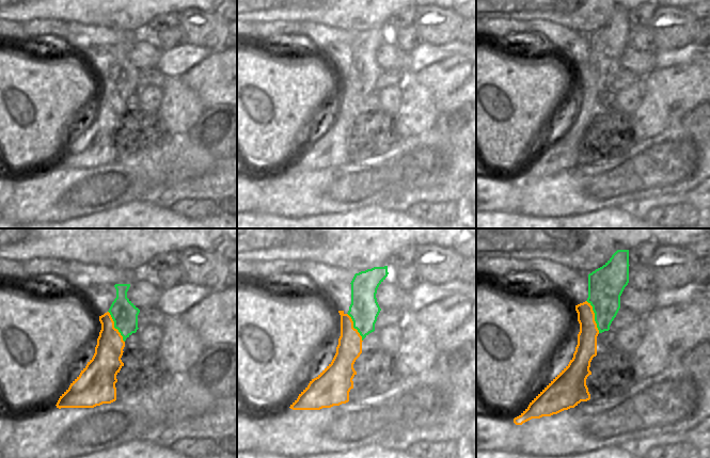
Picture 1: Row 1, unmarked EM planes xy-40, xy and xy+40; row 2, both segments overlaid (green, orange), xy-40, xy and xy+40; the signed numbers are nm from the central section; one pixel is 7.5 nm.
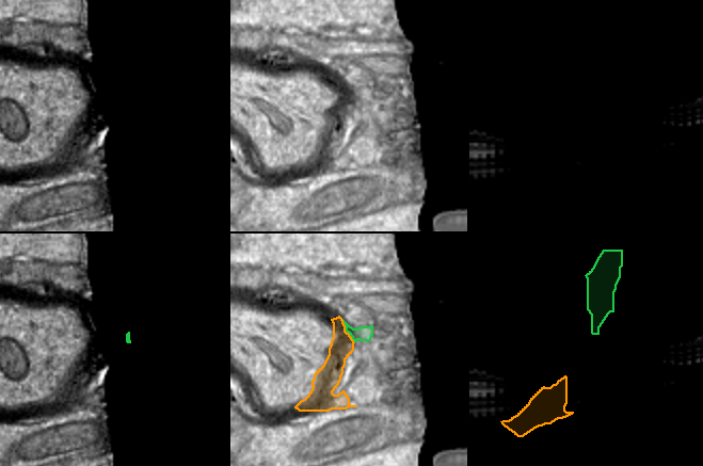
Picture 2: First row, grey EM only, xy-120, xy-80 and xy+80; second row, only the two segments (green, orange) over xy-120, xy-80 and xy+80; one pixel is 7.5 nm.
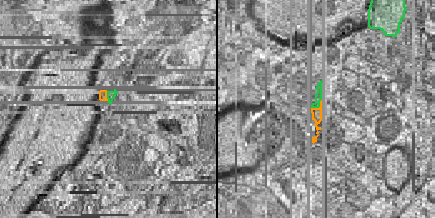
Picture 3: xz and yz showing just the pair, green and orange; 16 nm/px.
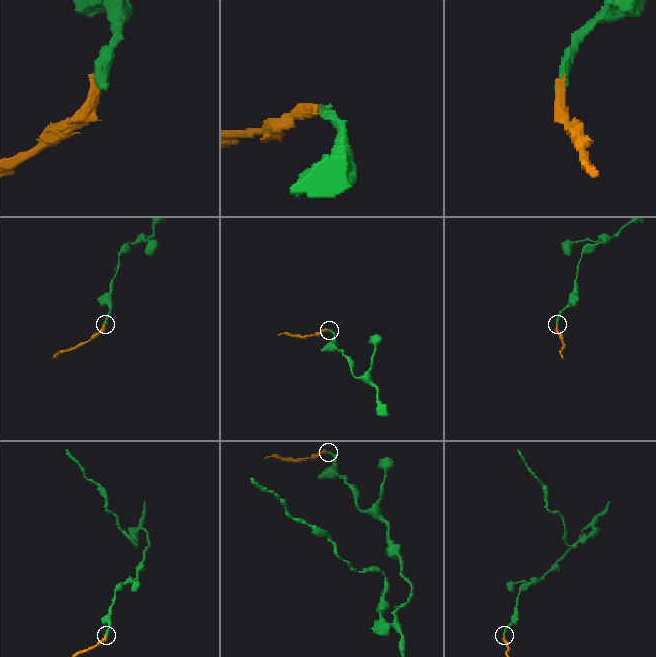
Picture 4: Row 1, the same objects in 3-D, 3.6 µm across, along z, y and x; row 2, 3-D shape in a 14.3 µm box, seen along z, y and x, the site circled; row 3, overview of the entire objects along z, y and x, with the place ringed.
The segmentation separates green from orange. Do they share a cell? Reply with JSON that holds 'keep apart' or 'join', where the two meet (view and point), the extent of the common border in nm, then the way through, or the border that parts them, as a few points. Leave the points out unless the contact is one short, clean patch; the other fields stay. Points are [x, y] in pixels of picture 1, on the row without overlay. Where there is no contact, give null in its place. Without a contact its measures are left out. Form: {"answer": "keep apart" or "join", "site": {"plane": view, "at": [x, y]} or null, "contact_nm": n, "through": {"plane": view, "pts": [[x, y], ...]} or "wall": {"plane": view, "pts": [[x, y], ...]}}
{"answer": "keep apart", "site": {"plane": "xy+40", "at": [595, 77]}, "contact_nm": 260, "wall": {"plane": "xy+40", "pts": [[586, 61], [592, 67], [594, 81], [599, 93]]}}

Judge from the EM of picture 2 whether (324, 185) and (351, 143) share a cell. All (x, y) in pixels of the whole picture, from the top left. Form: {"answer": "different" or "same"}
{"answer": "different"}

